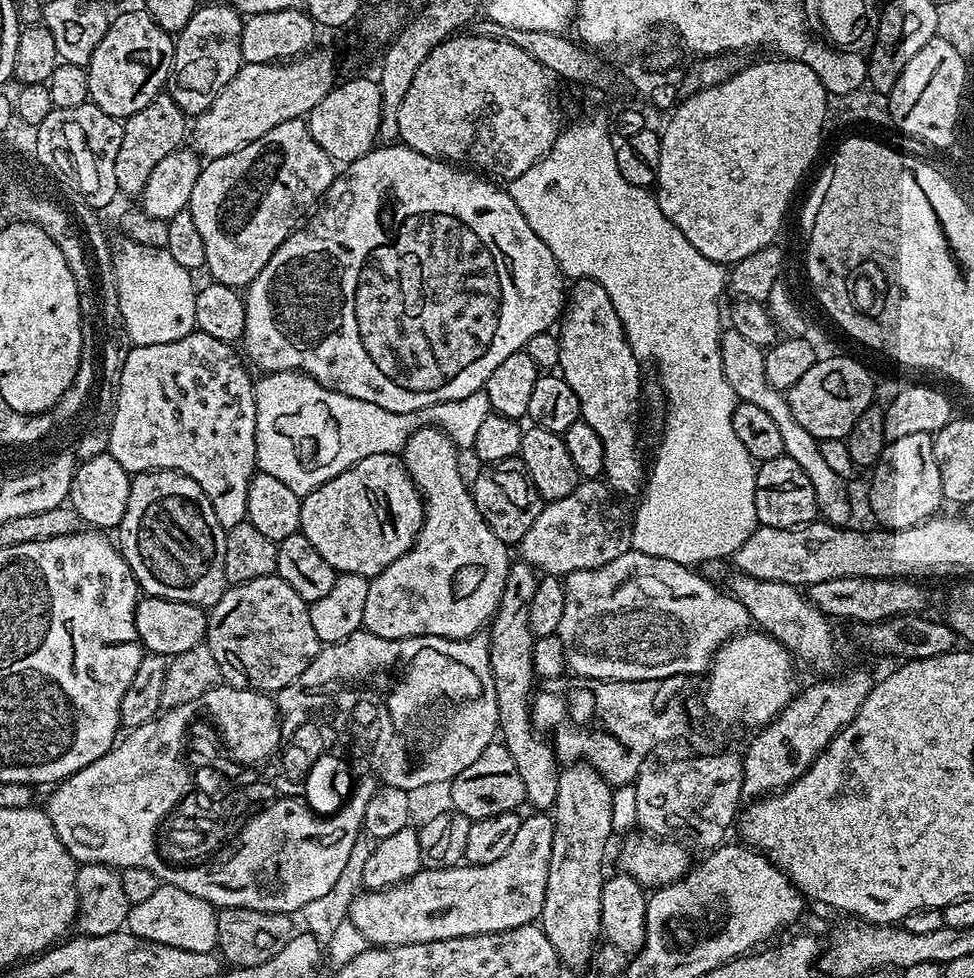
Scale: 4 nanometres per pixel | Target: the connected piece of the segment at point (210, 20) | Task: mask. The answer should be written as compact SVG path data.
M224 2L207 4L197 8L195 14L190 18L190 22L186 22L184 29L175 37L176 53L172 63L172 74L166 85L167 95L172 96L174 102L178 102L180 109L192 118L201 116L212 105L214 98L218 98L218 94L222 94L222 90L228 85L230 78L234 78L234 74L238 74L240 65L244 63L242 58L244 20L241 13L237 12L235 8L228 7Z

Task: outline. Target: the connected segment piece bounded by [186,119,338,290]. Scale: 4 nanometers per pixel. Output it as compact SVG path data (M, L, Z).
M303 119L282 122L282 126L266 130L262 138L242 146L242 150L208 160L201 167L198 182L194 182L194 194L190 194L186 210L194 218L194 226L198 226L198 234L206 245L206 272L212 275L209 277L217 284L247 289L254 278L258 278L262 266L274 258L274 250L278 250L278 246L282 246L282 242L286 242L286 238L301 227L305 217L327 197L328 188L337 175L337 165L330 154L314 142Z

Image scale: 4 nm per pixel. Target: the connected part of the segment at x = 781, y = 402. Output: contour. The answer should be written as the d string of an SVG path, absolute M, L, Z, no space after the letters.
M728 328L721 333L720 353L722 354L723 374L727 384L734 390L741 403L761 407L773 419L783 444L786 456L794 459L806 473L814 488L817 513L836 527L845 527L851 523L852 506L846 492L847 485L834 470L831 470L822 457L820 441L814 439L808 430L803 429L790 410L785 393L770 386L766 380L765 360L763 349L744 339L734 329Z

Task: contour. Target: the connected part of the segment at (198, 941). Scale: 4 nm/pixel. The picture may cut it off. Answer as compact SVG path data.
M161 883L154 895L146 898L146 902L131 905L128 910L127 931L138 938L158 942L162 946L178 946L178 950L198 950L212 952L216 948L218 938L217 909L207 900L194 894L186 894L186 890L178 890L174 886Z

